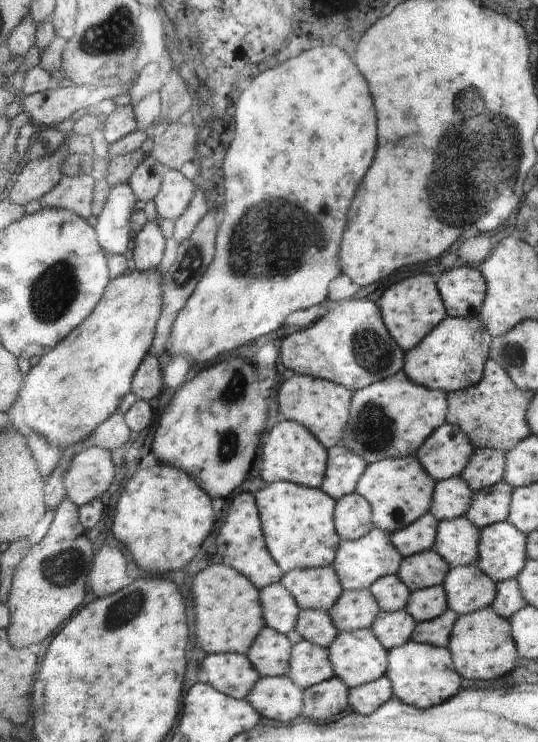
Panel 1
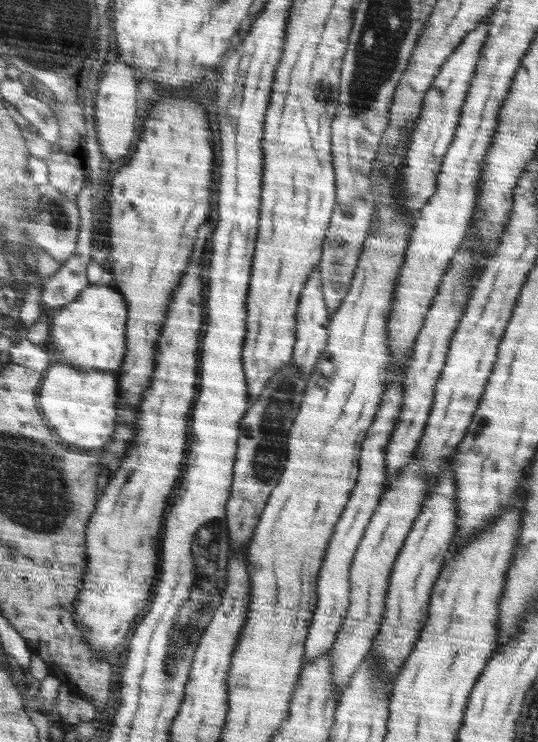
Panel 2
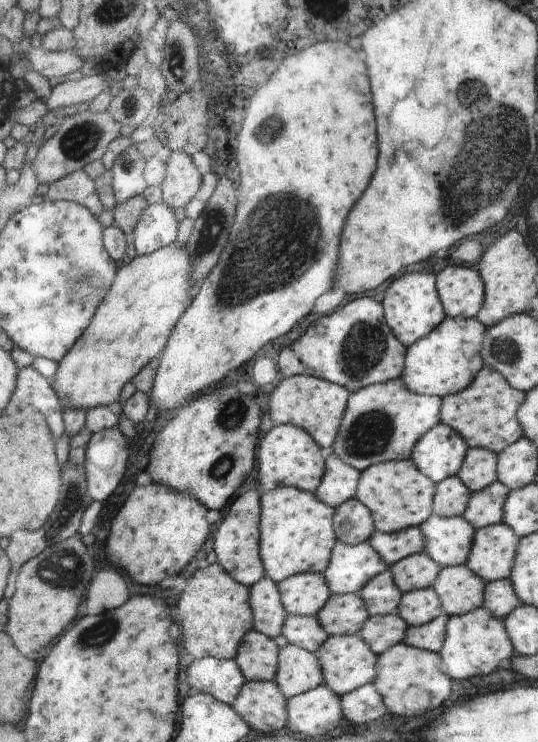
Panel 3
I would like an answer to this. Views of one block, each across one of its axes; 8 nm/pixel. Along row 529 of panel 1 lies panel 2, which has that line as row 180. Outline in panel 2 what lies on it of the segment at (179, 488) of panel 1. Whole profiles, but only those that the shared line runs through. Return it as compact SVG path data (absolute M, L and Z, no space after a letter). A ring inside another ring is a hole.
M170 96L170 98L164 98L164 100L160 100L152 110L150 110L150 116L148 116L148 120L144 122L144 134L142 134L142 140L140 140L140 144L138 144L138 148L136 148L136 154L134 154L134 158L132 158L132 162L128 164L128 166L124 166L120 172L118 172L118 176L116 176L116 180L114 180L114 186L112 186L112 258L114 258L114 262L116 262L116 268L114 268L114 274L116 274L116 278L120 280L118 282L118 290L124 290L124 294L128 294L126 298L128 299L128 306L132 306L132 318L130 318L130 324L128 324L128 348L130 348L130 352L128 352L128 358L126 358L126 364L124 364L124 374L122 374L122 378L124 378L124 402L122 404L126 404L126 406L130 406L132 408L132 412L120 412L120 414L124 414L124 418L128 418L128 420L136 420L136 410L138 410L138 406L140 406L140 402L142 402L142 398L144 398L144 390L152 384L152 376L154 376L154 366L156 366L156 344L158 344L158 340L160 340L160 334L162 334L162 328L164 328L164 322L166 322L166 316L168 316L168 308L170 308L170 302L172 302L172 298L174 298L174 290L178 288L178 284L180 284L180 280L182 280L182 276L184 276L184 272L186 272L186 268L188 268L188 264L190 264L190 260L192 260L192 254L194 254L194 248L196 248L196 242L198 242L198 230L200 230L200 226L208 220L208 216L210 216L210 210L212 210L212 184L214 184L214 174L216 174L216 146L214 146L214 130L212 130L212 122L210 122L210 116L208 116L208 110L200 104L200 102L196 102L196 100L192 100L192 98L184 98L184 96ZM140 248L146 248L148 252L152 252L152 254L136 254Z

